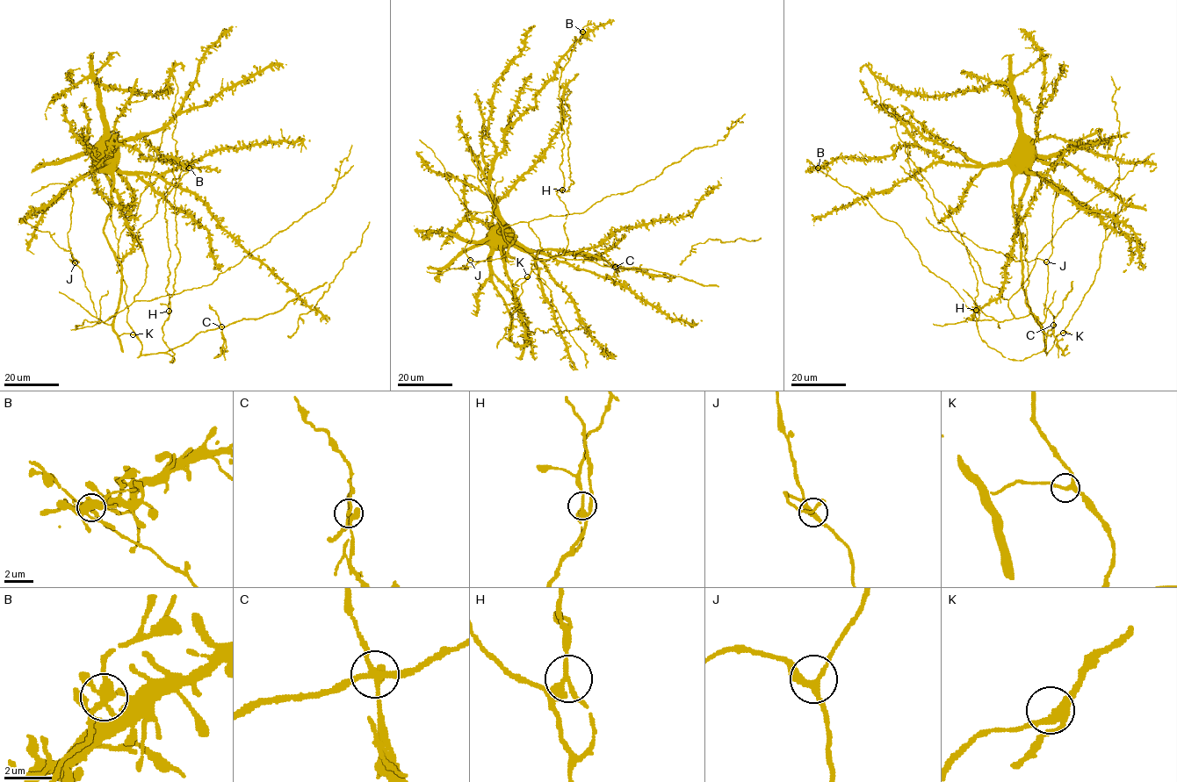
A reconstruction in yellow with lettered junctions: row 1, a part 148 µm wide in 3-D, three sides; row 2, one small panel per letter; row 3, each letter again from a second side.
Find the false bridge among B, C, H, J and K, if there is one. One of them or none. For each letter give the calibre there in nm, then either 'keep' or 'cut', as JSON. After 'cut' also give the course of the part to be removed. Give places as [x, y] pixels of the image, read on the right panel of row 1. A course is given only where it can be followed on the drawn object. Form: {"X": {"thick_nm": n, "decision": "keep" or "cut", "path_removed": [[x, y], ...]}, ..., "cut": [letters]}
{"B": {"thick_nm": 280, "decision": "keep"}, "C": {"thick_nm": 280, "decision": "cut", "path_removed": [[1053, 325], [1057, 345], [1065, 355], [1069, 352]]}, "H": {"thick_nm": 280, "decision": "keep"}, "J": {"thick_nm": 280, "decision": "keep"}, "K": {"thick_nm": 280, "decision": "keep"}, "cut": ["C"]}

